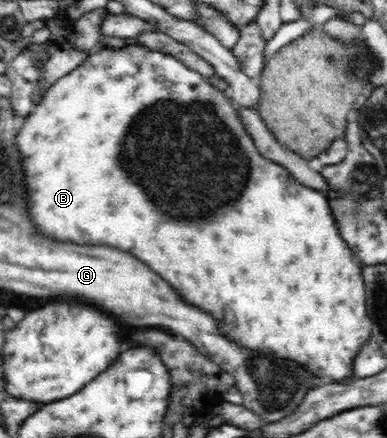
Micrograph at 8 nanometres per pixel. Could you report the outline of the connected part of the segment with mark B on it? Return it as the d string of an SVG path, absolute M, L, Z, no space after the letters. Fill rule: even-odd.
M141 43L127 44L120 49L101 47L89 52L81 65L57 79L34 107L34 112L25 117L19 127L21 130L16 142L23 155L25 183L31 197L29 213L33 215L41 234L79 245L111 245L127 251L147 263L167 283L171 283L186 302L202 309L205 307L217 322L223 319L225 311L231 311L237 323L231 335L243 348L271 352L279 358L293 360L297 365L309 367L315 375L327 377L325 381L342 382L353 378L351 363L359 347L371 335L371 319L365 307L362 265L341 239L334 211L325 193L297 183L285 167L267 161L257 153L255 143L237 115L235 103L223 90L215 88L199 72L185 66L175 56L151 50Z

